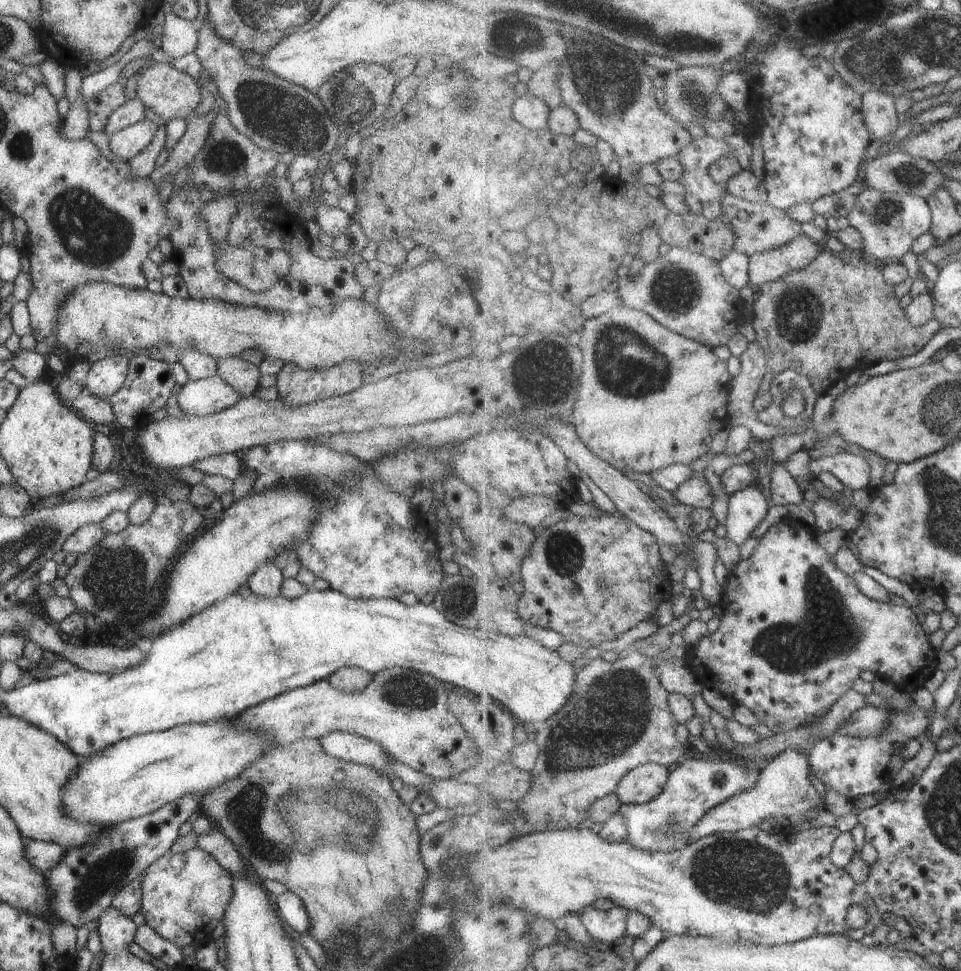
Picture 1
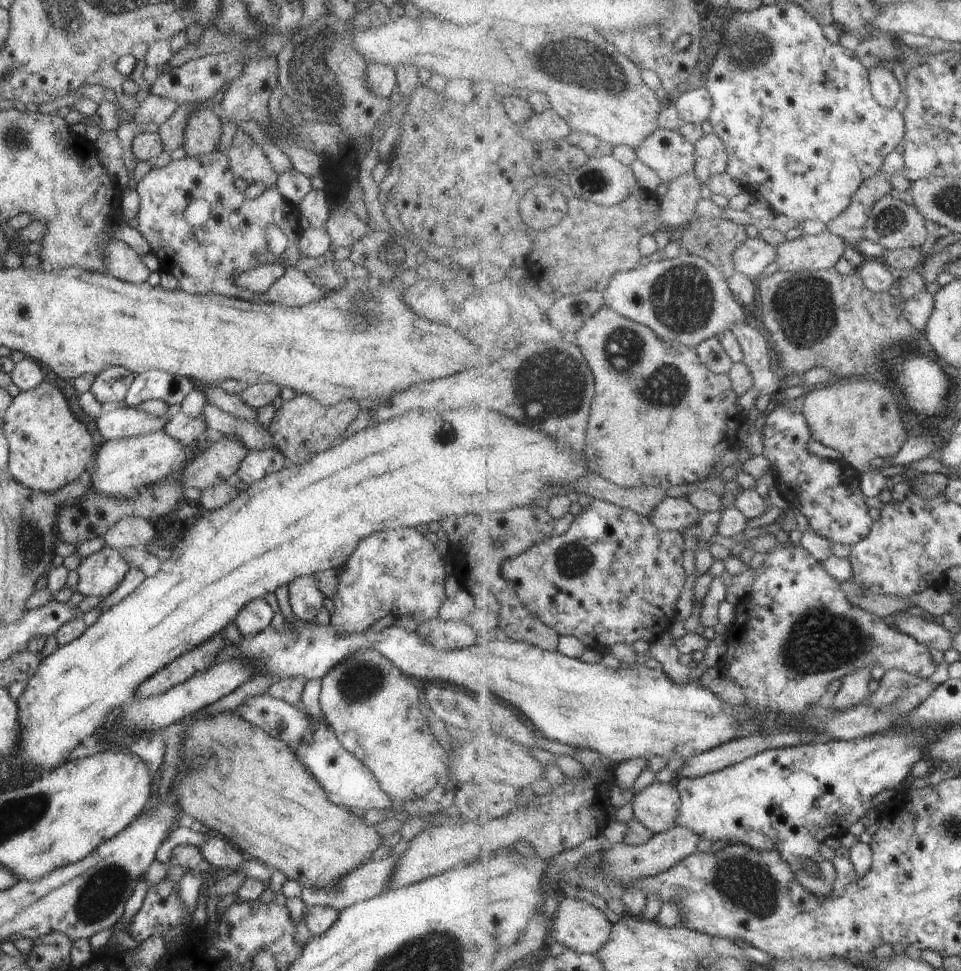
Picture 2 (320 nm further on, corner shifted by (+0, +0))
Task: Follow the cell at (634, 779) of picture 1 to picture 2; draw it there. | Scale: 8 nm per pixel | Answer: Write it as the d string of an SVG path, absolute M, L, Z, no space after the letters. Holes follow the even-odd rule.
M671 783L649 785L633 800L634 818L654 834L666 833L678 824L682 797Z

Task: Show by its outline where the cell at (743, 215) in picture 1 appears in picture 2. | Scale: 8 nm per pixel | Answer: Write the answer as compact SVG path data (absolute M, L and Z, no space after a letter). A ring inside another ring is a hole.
M757 238L747 240L734 254L736 270L755 282L777 259L778 249Z

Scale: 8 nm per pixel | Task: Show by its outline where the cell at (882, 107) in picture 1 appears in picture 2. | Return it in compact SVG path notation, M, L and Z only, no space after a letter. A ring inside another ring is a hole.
M883 63L870 68L869 72L875 100L885 108L894 109L895 104L901 100L901 92L903 92L899 80Z

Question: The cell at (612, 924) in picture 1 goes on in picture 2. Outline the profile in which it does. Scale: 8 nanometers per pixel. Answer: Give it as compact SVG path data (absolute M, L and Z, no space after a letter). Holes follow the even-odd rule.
M563 898L559 902L557 914L548 928L548 940L560 942L566 946L566 949L577 951L578 953L596 954L611 938L611 929L613 923L607 919L607 916L599 908L587 901Z

